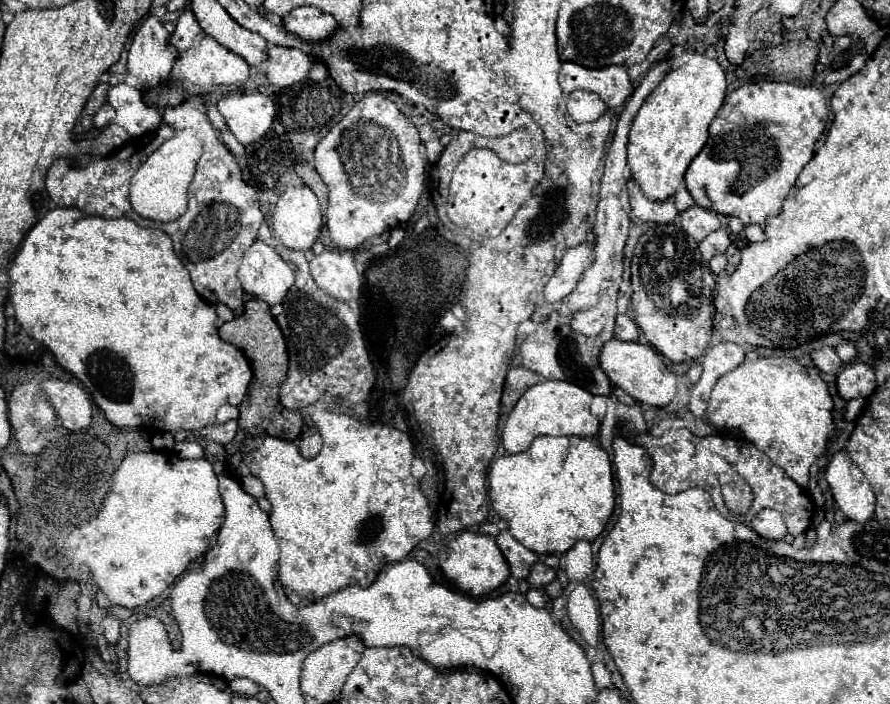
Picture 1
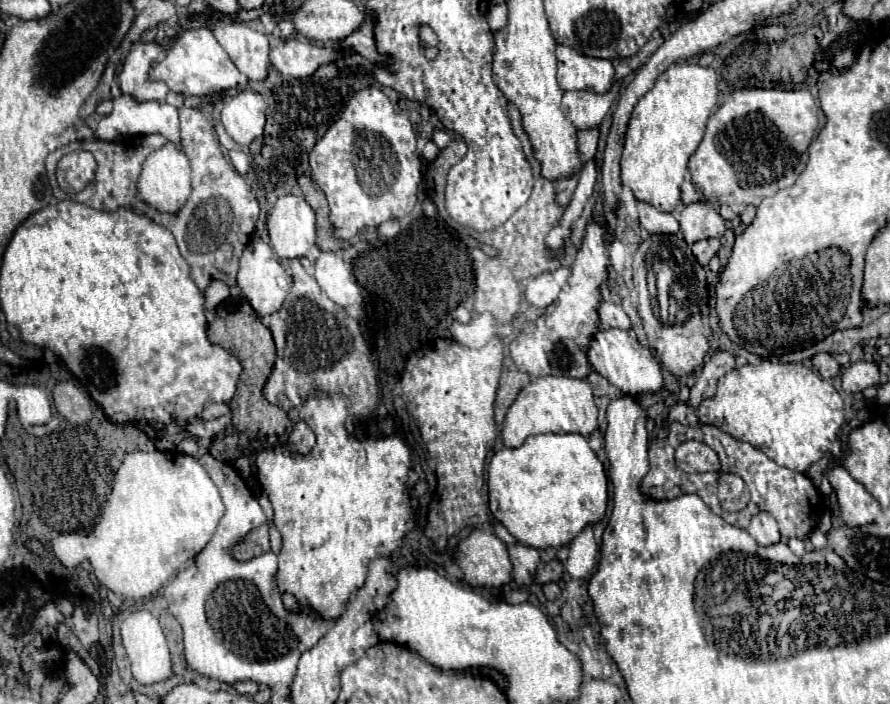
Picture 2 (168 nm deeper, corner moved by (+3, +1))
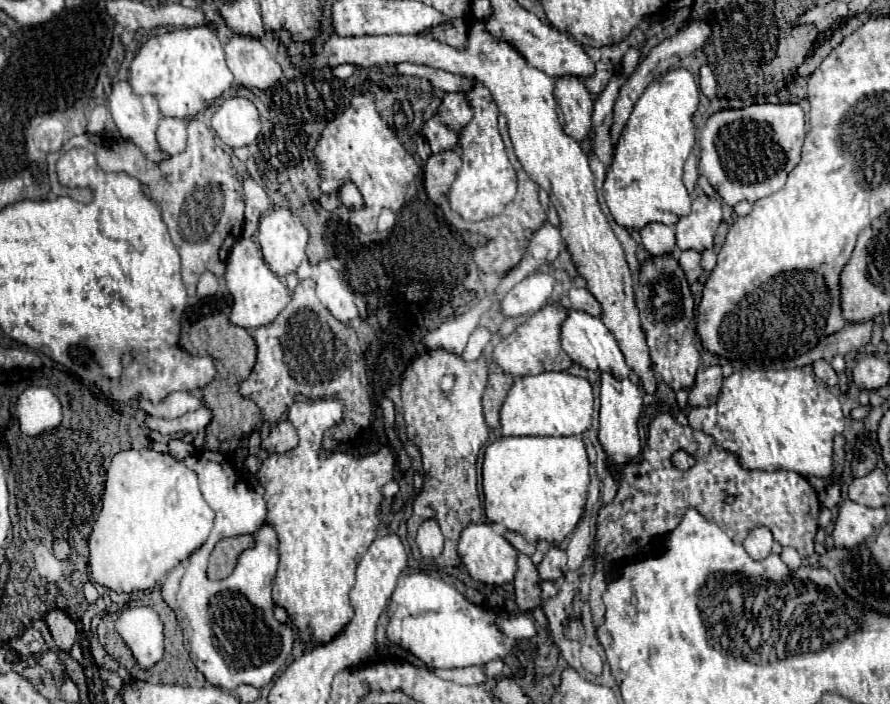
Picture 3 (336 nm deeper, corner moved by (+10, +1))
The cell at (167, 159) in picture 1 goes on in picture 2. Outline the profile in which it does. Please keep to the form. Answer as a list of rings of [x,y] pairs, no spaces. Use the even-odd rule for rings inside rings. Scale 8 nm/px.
[[[166,144],[160,150],[156,150],[154,154],[150,154],[144,162],[142,174],[140,174],[140,182],[138,182],[138,194],[144,202],[148,202],[150,206],[162,210],[162,212],[178,212],[184,202],[190,196],[190,166],[188,166],[188,158],[184,152],[176,150],[174,144]]]

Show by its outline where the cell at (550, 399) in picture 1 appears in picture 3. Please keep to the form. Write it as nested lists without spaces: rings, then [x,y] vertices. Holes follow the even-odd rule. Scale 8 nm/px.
[[[541,372],[537,376],[515,378],[503,408],[501,434],[503,436],[575,436],[591,428],[593,392],[585,378],[569,372]]]

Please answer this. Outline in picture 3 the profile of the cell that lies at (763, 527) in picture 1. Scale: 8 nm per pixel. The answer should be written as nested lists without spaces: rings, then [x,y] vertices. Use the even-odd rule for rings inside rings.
[[[757,526],[753,528],[747,538],[743,540],[743,546],[745,550],[749,552],[751,558],[755,560],[763,560],[771,554],[771,544],[773,544],[773,536],[771,532],[765,528],[765,526]]]

